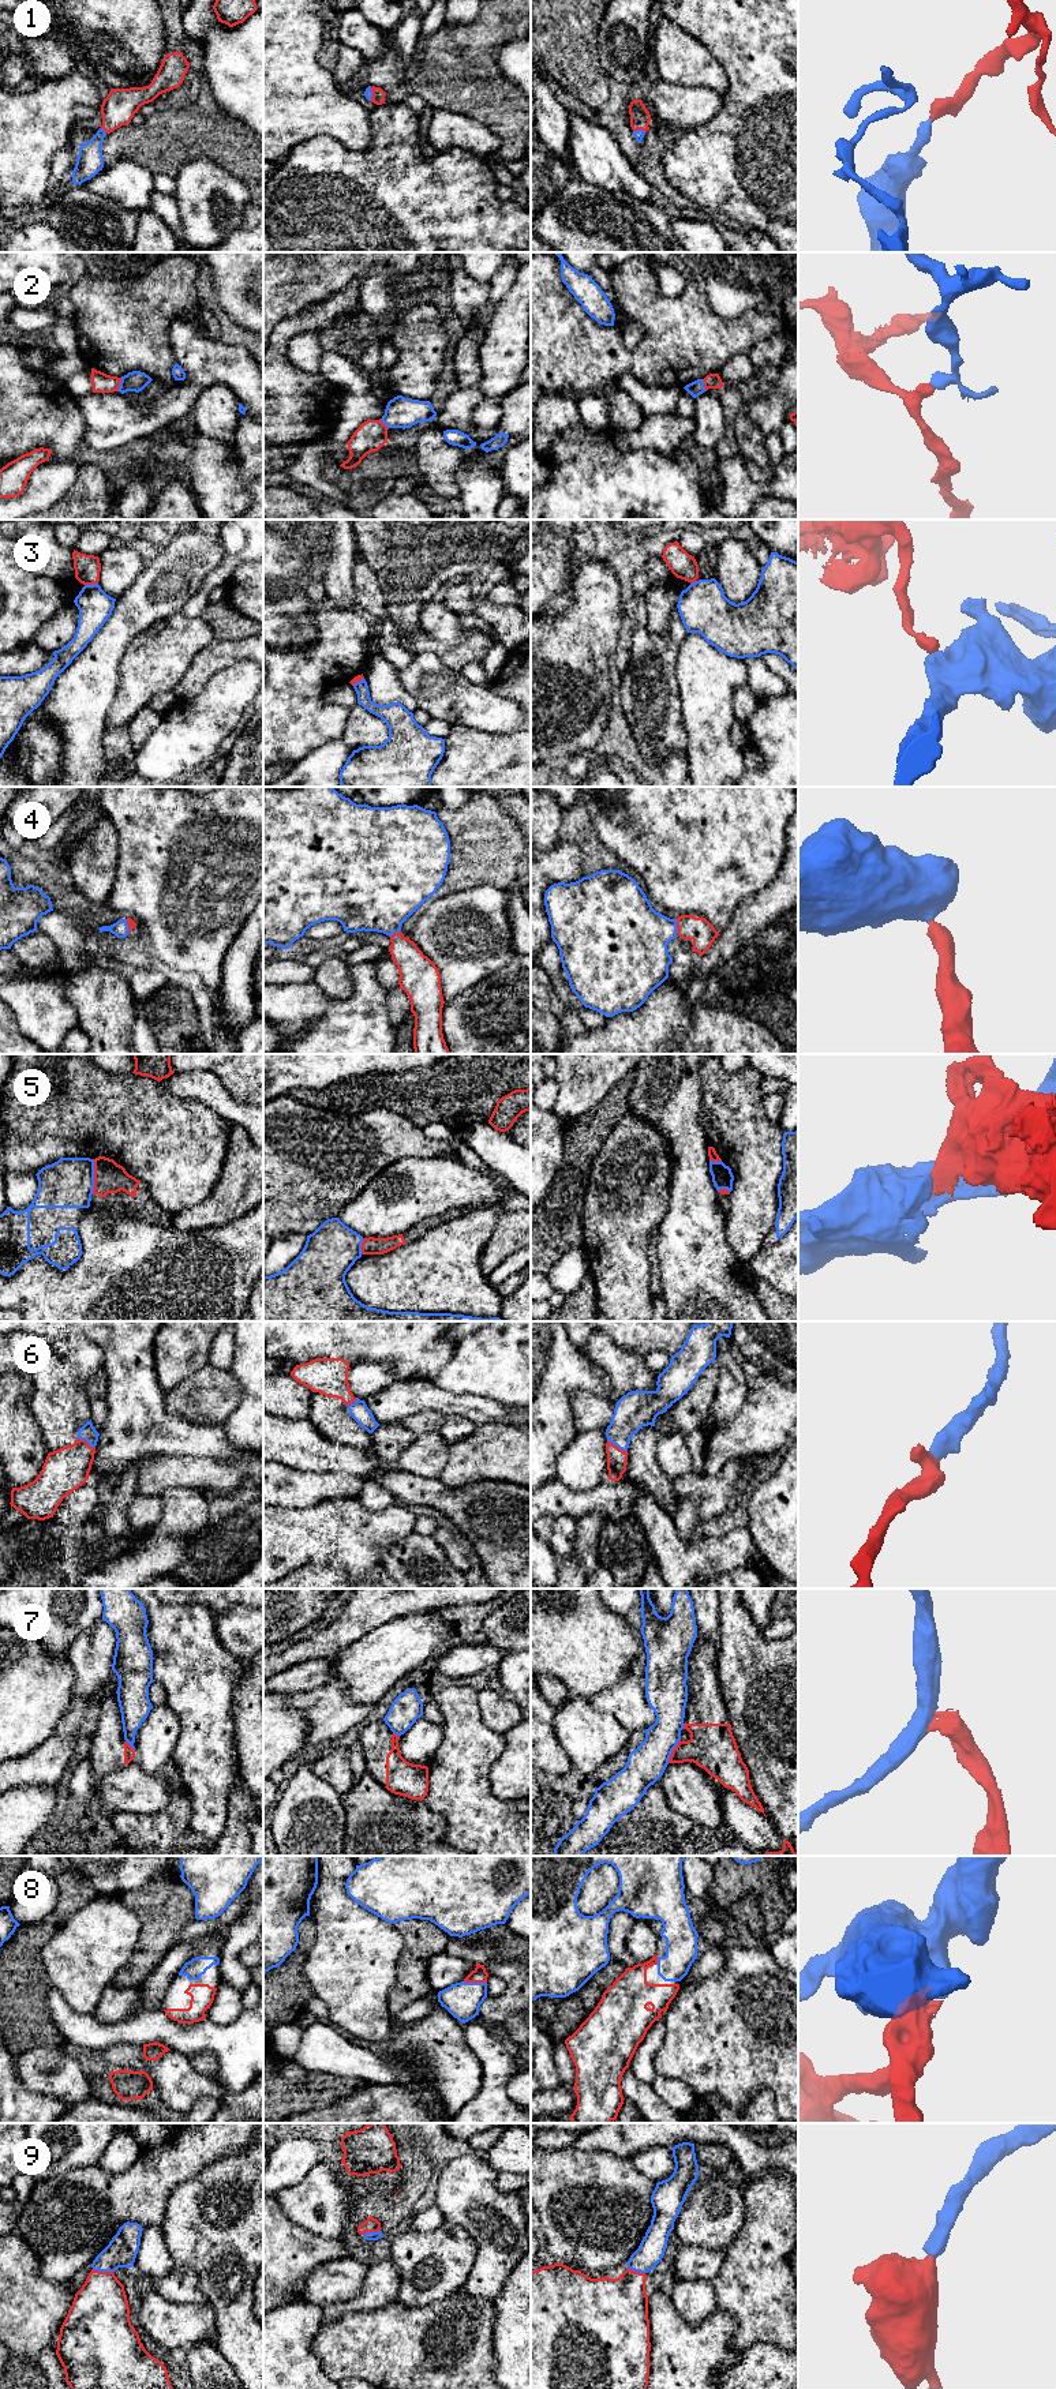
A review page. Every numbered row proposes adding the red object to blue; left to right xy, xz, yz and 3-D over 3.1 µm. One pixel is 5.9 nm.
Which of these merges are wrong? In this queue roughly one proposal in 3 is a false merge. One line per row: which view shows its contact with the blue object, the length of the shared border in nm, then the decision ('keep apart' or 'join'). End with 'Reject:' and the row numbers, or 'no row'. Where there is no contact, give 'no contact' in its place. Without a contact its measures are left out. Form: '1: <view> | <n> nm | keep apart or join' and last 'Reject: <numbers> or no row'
1: yz | 80 nm | join
2: xy | 90 nm | keep apart
3: xy | 80 nm | keep apart
4: yz | 90 nm | join
5: xy | 200 nm | keep apart
6: yz | 140 nm | join
7: yz | 160 nm | keep apart
8: xz | 140 nm | join
9: xy | 120 nm | join
Reject: 2, 3, 5, 7

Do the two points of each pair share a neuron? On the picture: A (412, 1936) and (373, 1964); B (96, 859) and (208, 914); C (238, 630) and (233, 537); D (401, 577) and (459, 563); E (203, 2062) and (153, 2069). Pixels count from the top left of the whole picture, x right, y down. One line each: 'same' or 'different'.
A: different
B: different
C: different
D: same
E: different

